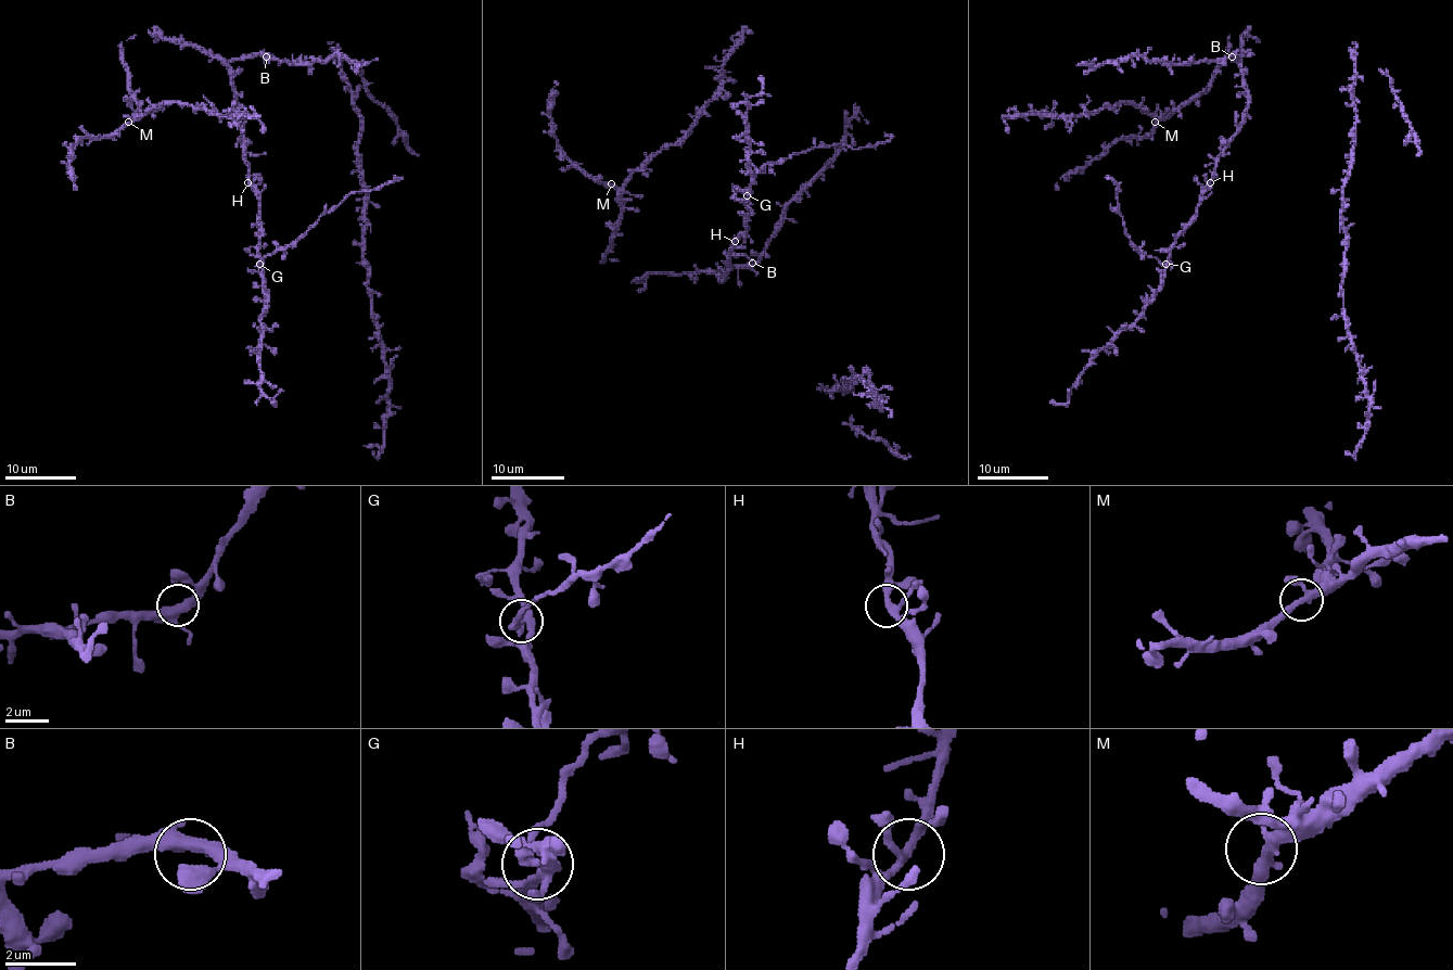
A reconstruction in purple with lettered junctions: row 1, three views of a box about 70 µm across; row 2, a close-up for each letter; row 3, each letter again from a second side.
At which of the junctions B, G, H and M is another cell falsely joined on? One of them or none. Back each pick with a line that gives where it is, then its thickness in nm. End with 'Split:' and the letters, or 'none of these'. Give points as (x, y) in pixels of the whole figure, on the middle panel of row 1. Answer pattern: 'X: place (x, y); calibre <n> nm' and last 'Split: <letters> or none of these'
G: place (747, 195); calibre 240 nm
Split: G

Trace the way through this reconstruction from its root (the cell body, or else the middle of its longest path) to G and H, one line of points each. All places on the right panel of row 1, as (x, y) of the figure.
G: (1244, 54), (1235, 56), (1241, 63), (1247, 115), (1216, 162), (1197, 216), (1180, 234), (1165, 265)
H: (1244, 54), (1235, 56), (1241, 63), (1247, 115), (1219, 157), (1215, 177), (1210, 182)

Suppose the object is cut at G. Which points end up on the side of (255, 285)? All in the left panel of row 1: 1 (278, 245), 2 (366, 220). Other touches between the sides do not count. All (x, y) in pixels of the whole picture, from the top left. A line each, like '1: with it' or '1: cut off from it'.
1: cut off from it
2: with it

